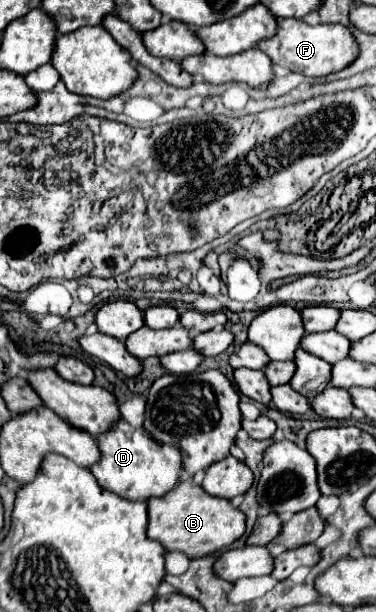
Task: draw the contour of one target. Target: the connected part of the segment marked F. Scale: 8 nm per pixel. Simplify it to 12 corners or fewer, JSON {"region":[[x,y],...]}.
{"region":[[276,18],[258,48],[272,62],[326,76],[346,68],[358,44],[342,24]]}

